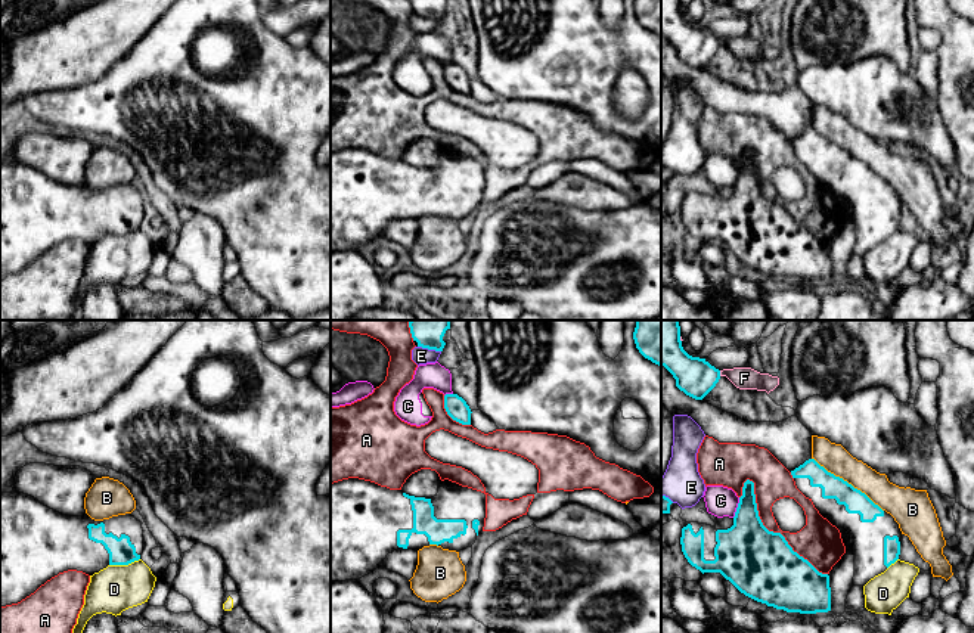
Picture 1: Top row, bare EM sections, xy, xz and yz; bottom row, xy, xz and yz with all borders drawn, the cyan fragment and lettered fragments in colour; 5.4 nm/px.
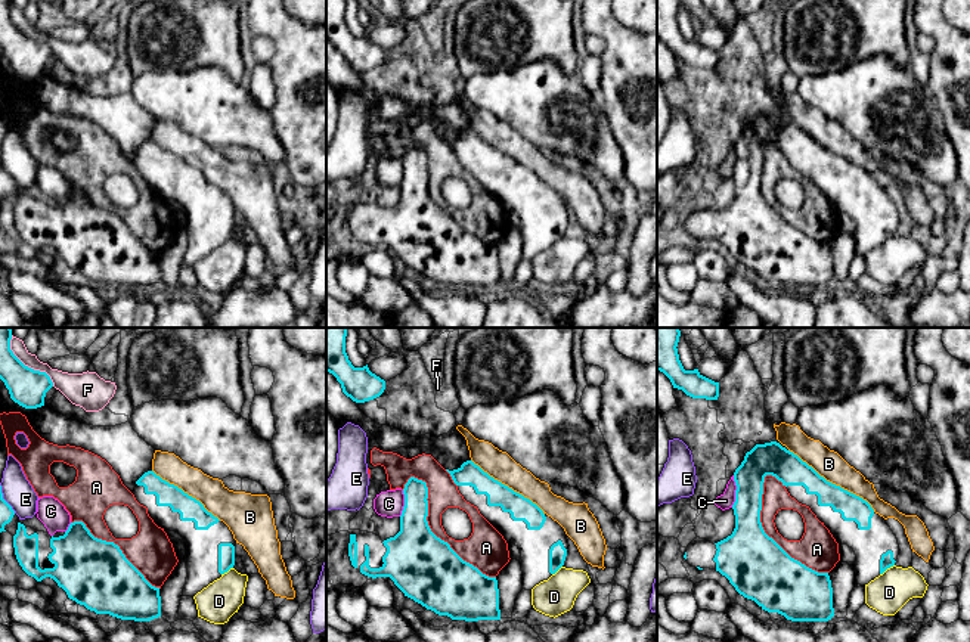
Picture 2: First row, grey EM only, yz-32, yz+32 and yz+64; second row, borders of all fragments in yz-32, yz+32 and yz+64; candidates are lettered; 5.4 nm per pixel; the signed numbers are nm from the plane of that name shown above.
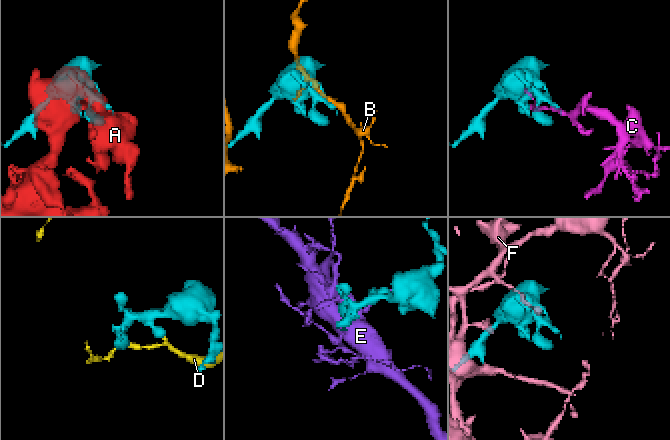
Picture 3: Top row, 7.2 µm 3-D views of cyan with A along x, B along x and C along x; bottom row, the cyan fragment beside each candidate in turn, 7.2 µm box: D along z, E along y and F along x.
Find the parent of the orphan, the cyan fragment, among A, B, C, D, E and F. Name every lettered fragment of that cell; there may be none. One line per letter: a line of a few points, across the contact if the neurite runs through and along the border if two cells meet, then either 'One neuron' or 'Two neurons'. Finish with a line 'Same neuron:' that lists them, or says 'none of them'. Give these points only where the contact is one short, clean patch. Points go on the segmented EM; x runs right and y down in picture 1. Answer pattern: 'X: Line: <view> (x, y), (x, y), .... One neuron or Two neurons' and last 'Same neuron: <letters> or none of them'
A: Two neurons
B: Two neurons
C: Two neurons
D: Line: xy (139, 558), (127, 564), (109, 565). Two neurons
E: Two neurons
F: Two neurons
Same neuron: none of them

